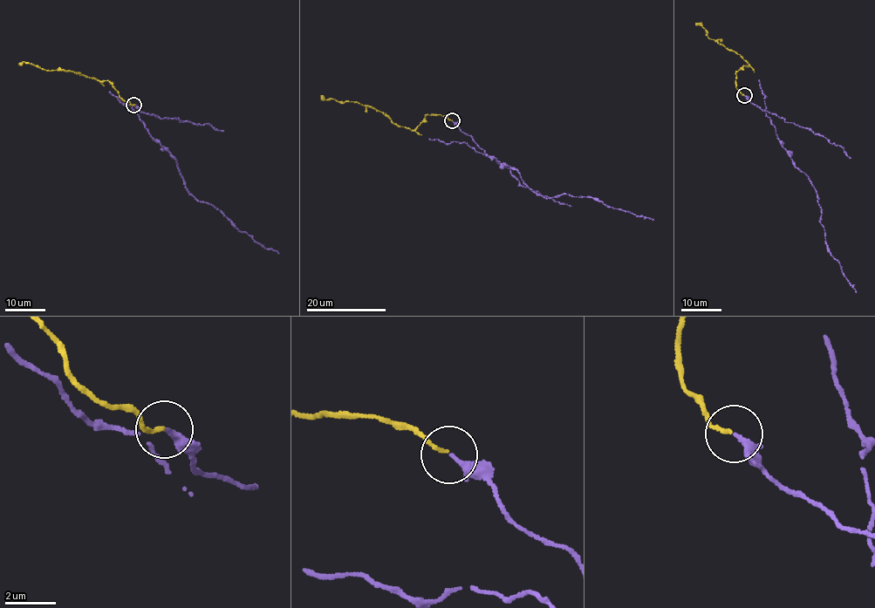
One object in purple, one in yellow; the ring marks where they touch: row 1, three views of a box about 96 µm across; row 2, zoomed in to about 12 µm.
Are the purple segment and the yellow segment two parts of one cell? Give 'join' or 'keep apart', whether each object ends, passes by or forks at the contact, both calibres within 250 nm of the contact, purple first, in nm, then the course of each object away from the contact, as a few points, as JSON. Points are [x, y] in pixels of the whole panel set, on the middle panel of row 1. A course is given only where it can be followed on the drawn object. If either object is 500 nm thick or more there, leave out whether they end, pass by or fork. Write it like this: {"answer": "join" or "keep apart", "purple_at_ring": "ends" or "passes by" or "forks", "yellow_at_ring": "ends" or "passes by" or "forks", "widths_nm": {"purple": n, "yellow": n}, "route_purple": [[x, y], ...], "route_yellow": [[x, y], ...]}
{"answer": "join", "purple_at_ring": "passes by", "yellow_at_ring": "ends", "widths_nm": {"purple": 160, "yellow": 140}, "route_purple": [[452, 121], [467, 135], [465, 142], [470, 146], [514, 167], [540, 195], [597, 198], [653, 220]], "route_yellow": [[452, 120], [439, 114], [427, 114], [413, 130], [399, 126], [371, 107], [325, 100], [321, 95]]}

